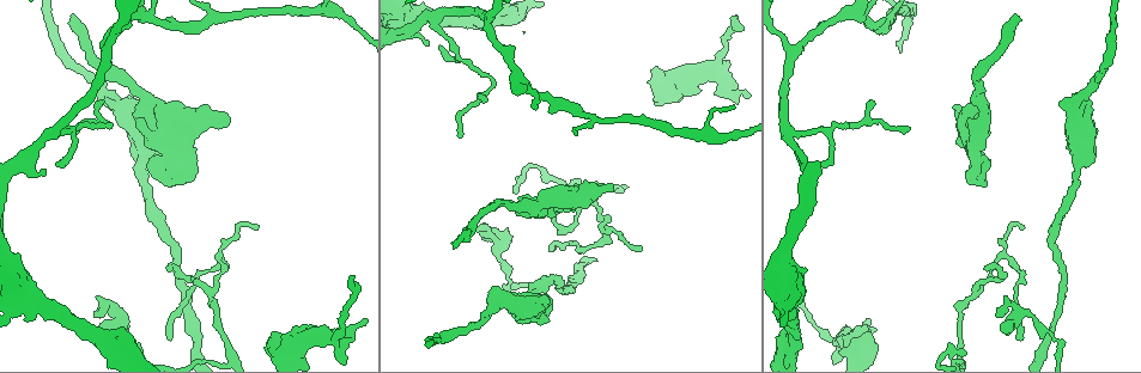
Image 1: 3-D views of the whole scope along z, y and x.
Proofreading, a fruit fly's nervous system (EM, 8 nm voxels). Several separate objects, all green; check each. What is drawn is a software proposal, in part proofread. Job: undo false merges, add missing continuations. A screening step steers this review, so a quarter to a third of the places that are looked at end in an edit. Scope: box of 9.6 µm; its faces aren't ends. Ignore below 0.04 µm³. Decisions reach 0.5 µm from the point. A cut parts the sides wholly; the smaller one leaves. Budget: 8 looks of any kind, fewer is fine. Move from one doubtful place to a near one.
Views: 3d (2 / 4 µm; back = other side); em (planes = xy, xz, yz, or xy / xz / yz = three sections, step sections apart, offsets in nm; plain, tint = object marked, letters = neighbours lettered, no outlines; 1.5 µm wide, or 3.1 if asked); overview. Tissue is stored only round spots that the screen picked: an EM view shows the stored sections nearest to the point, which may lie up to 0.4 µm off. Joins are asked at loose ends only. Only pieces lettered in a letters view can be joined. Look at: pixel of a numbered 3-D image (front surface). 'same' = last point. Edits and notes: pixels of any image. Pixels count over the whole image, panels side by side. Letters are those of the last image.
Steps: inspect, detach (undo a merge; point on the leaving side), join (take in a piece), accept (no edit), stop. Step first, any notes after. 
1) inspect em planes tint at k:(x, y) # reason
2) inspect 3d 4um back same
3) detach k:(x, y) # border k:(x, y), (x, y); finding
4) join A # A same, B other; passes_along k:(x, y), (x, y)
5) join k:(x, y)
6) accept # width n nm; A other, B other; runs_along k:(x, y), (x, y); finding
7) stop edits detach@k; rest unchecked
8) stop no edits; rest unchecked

inspect em planes plain at 1:(354, 276)

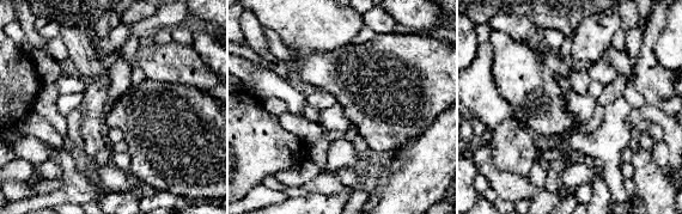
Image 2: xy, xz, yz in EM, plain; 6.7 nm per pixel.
inspect em planes letters same # what lies round it

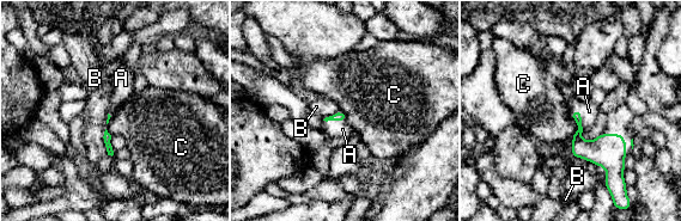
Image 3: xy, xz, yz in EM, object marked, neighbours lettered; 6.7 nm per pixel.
join A # A same, B other, C other; the neuron continues

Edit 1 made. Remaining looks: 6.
inspect overview # see it whole again

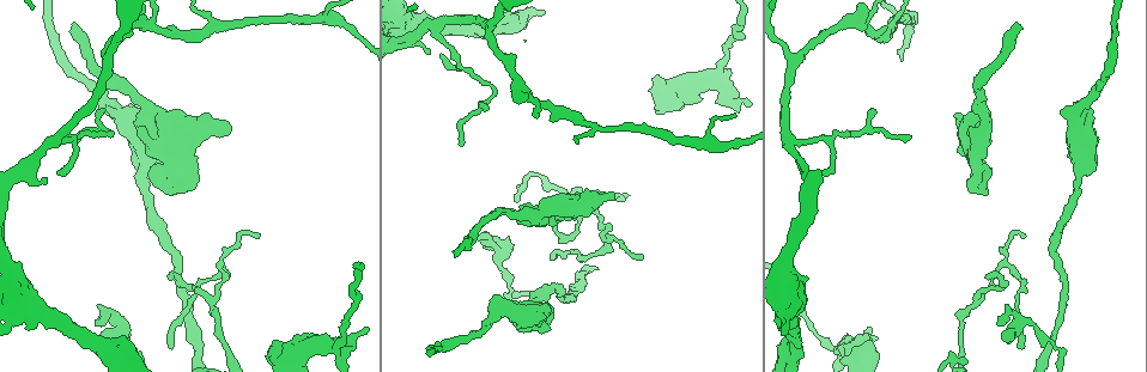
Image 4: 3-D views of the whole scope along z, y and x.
inspect em planes plain at 4:(457, 250) # long arm stops here

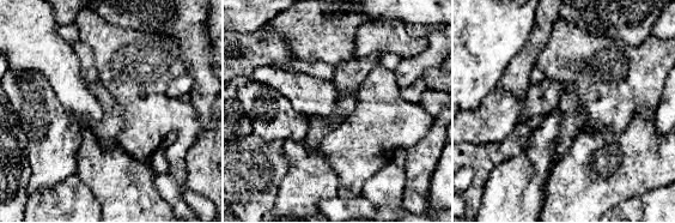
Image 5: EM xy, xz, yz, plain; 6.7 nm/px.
inspect em planes letters same # what lies round it

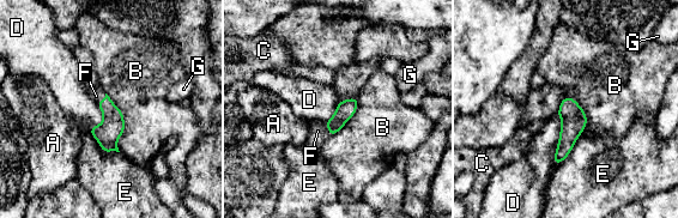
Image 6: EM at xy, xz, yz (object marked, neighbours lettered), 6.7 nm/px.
join F # A other, B other, C other, D other, E other, F same, G other; passes_along 6:(345, 109), (328, 129), (318, 131); it goes on there

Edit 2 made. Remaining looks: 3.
inspect em planes letters at 4:(874, 110) # tapers out

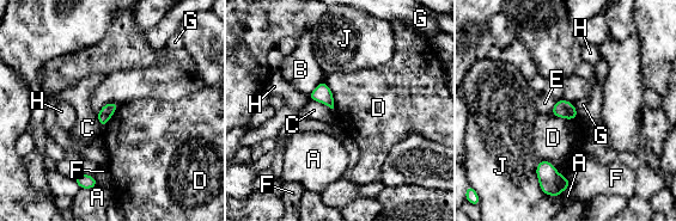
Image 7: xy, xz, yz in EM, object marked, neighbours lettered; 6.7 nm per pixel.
accept # A other, B other, C other, D other, E other, F other, G other, H other, J other; no lettered piece goes on from it

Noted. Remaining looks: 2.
stop edits join@3, join@6; rest unchecked

